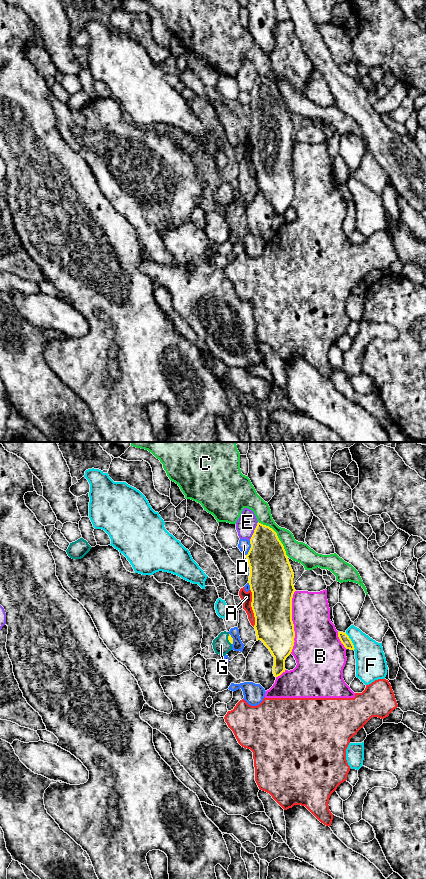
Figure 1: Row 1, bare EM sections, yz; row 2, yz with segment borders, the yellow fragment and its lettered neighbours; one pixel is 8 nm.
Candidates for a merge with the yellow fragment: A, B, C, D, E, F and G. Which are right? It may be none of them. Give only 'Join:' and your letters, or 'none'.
Join: G

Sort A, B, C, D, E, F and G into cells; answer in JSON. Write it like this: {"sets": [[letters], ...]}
{"sets": [["A", "B"], ["C"], ["D"], ["E"], ["F"], ["G"]]}

